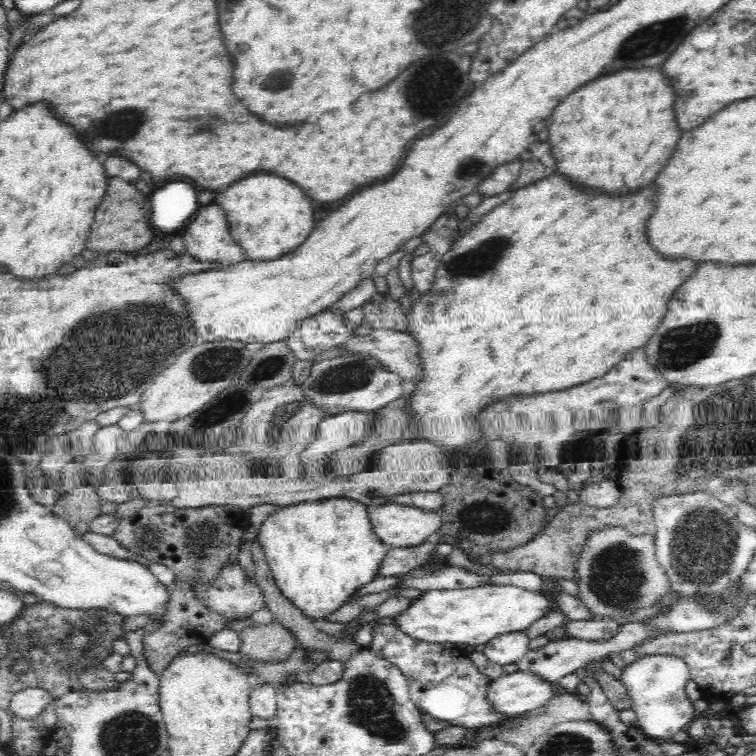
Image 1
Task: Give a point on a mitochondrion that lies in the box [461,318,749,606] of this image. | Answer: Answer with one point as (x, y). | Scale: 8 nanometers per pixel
(705, 544)

